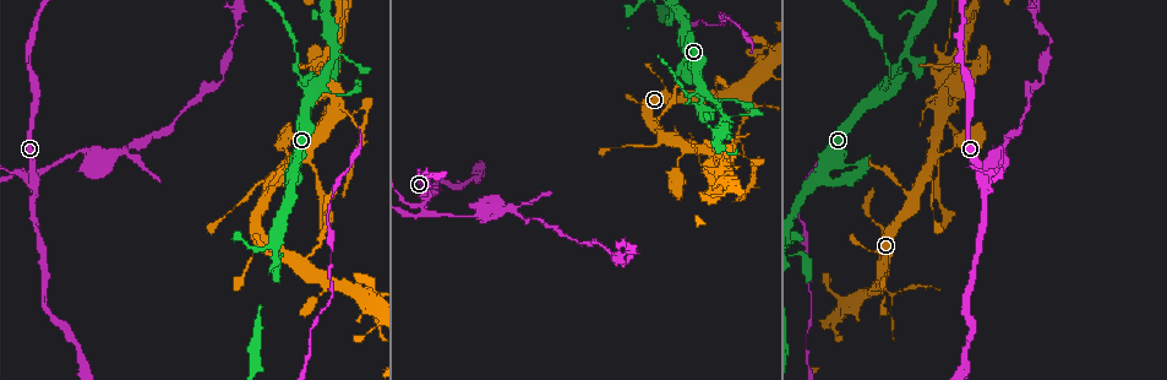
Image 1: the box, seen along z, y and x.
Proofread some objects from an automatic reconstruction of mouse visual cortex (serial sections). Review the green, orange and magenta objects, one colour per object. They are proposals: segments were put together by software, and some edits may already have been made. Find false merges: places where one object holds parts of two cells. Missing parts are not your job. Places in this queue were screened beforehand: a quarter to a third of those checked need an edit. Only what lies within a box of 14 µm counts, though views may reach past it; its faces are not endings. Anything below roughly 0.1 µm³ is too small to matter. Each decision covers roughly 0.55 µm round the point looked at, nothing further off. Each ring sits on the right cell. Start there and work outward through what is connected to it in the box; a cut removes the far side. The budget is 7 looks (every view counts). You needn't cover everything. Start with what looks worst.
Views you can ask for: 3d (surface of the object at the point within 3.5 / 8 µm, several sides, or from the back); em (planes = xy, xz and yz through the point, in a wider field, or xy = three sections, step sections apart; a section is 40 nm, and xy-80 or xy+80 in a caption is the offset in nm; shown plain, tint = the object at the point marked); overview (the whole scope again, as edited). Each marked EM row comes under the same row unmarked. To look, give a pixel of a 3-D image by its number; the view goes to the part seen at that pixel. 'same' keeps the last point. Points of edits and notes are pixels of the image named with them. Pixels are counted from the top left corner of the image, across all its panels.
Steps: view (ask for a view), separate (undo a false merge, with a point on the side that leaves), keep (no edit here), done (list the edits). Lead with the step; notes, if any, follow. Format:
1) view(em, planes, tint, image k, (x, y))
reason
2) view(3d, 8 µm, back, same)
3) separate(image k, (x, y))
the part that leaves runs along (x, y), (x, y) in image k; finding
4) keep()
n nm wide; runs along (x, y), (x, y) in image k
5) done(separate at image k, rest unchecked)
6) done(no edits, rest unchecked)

view(3d, 3.5 µm, image 1, (299, 70))
thick turns thin

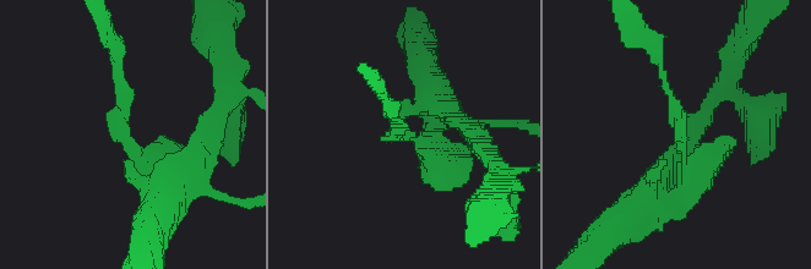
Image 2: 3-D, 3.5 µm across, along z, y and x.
view(em, planes, tint, image 2, (398, 135))
arms of 100, 350 nm; now the EM

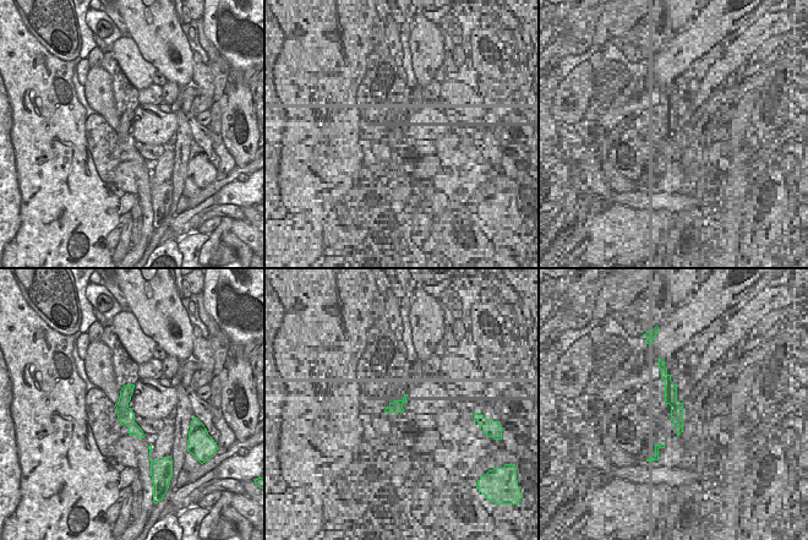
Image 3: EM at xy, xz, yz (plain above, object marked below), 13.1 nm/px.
separate(image 2, (680, 125))
a second cell is stuck on

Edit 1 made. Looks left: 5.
view(overview)
redraw

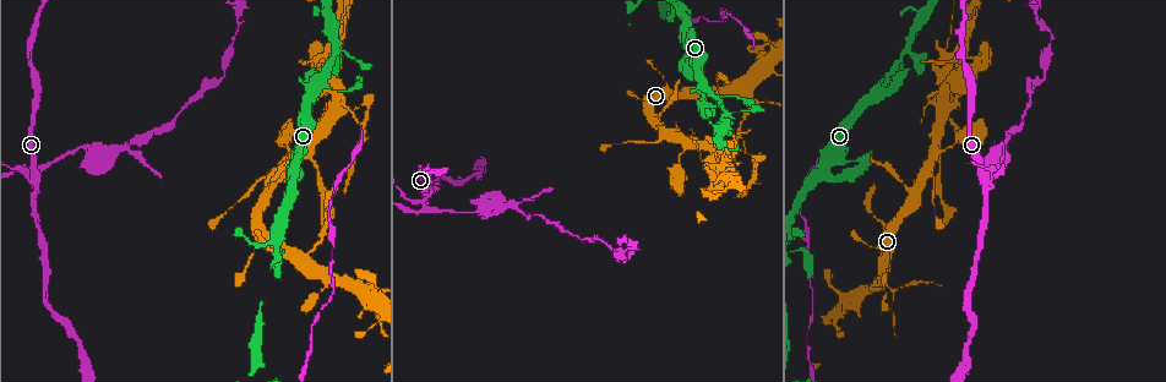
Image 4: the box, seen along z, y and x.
view(3d, 8 µm, image 4, (38, 173))
abrupt turn

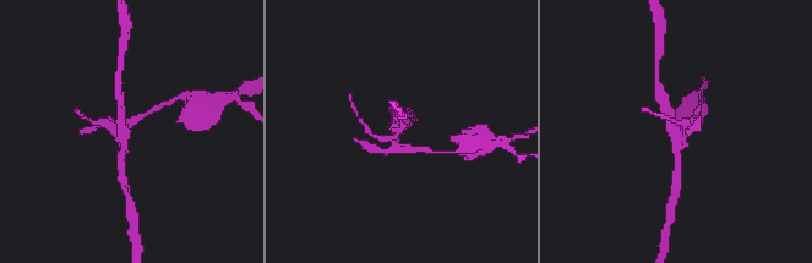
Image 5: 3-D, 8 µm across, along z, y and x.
view(em, xy, step 2, tint, image 5, (677, 130))

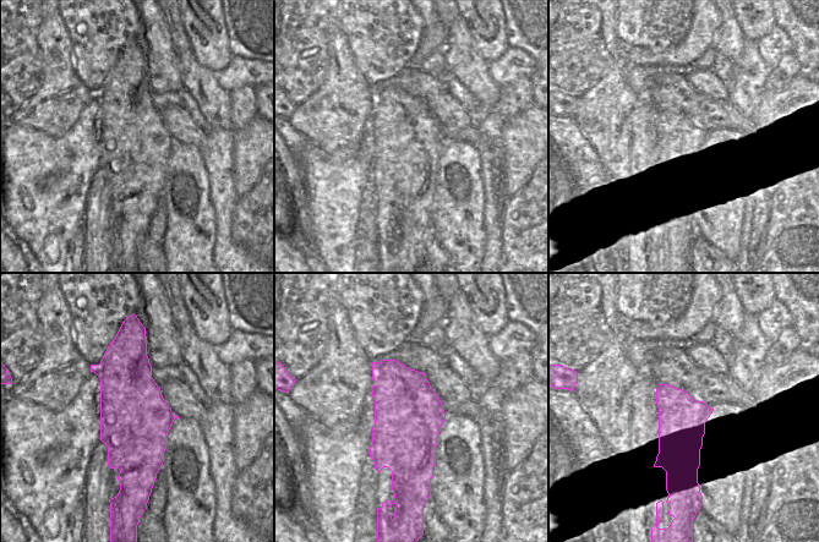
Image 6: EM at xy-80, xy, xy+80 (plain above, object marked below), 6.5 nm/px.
separate(image 5, (408, 149))
4 arms; arms of 200, 200, 250, 250 nm; the part that leaves runs along (394, 141), (403, 151), (435, 152) in image 5; two cells meet here

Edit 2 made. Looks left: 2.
done(separate at image 2, separate at image 5, rest unchecked)

